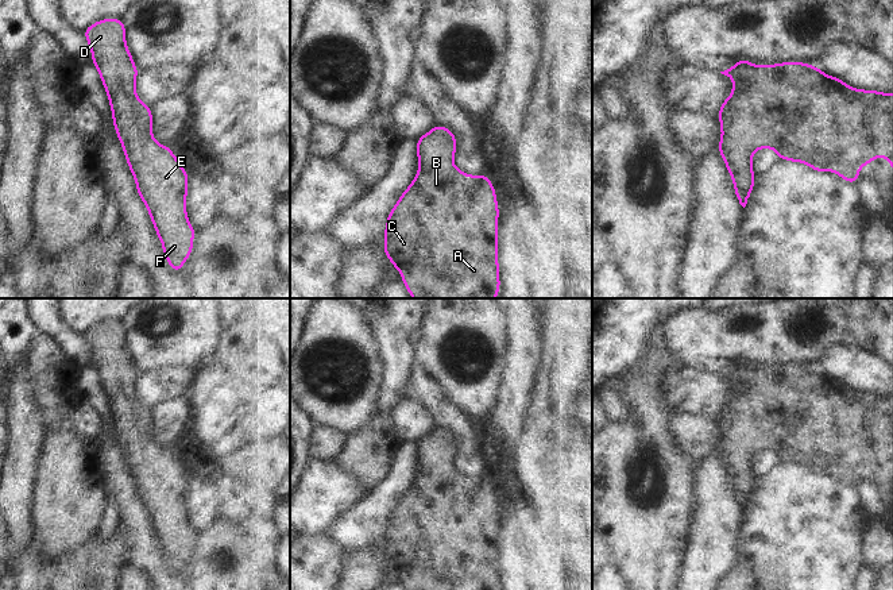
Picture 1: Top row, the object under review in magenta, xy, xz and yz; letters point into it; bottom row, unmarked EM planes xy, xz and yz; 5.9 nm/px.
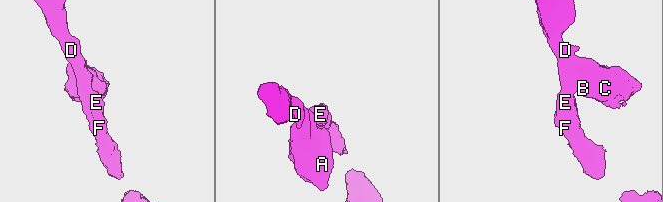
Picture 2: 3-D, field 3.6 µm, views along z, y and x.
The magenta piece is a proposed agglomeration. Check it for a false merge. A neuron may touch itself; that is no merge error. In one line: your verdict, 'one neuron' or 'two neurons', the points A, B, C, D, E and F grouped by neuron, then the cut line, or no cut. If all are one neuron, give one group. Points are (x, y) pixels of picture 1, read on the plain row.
one neuron | A B C D E F | no cut

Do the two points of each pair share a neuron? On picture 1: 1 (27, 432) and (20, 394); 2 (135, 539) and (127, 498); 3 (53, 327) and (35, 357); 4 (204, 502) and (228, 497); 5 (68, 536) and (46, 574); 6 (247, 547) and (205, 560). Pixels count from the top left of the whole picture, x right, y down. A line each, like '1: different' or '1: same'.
1: same
2: same
3: different
4: different
5: different
6: same

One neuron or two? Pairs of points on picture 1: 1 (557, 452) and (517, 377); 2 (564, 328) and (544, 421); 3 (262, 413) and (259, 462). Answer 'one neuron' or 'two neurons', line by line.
1: two neurons
2: one neuron
3: two neurons

